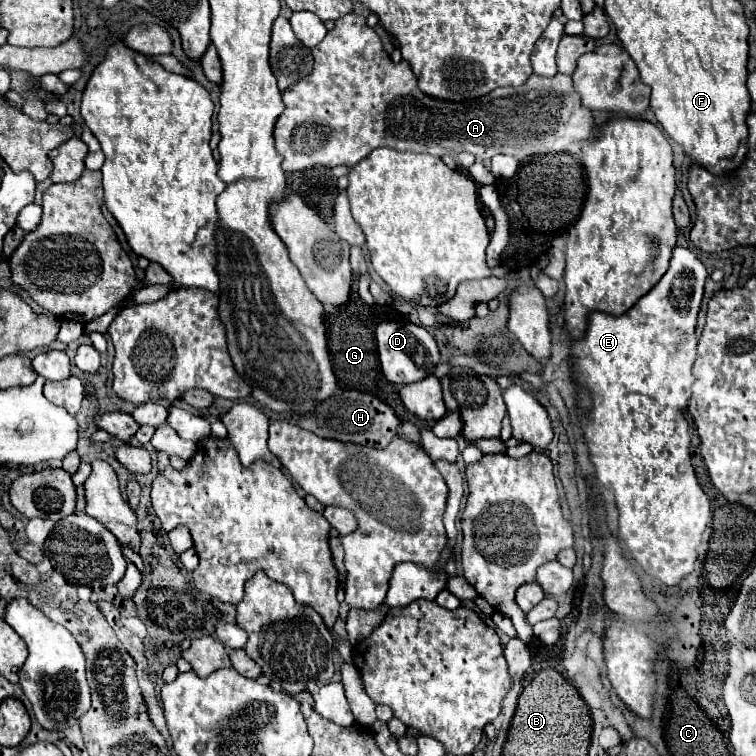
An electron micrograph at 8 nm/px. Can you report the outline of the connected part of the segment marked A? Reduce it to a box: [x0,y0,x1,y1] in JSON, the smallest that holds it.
[273,13,595,173]

